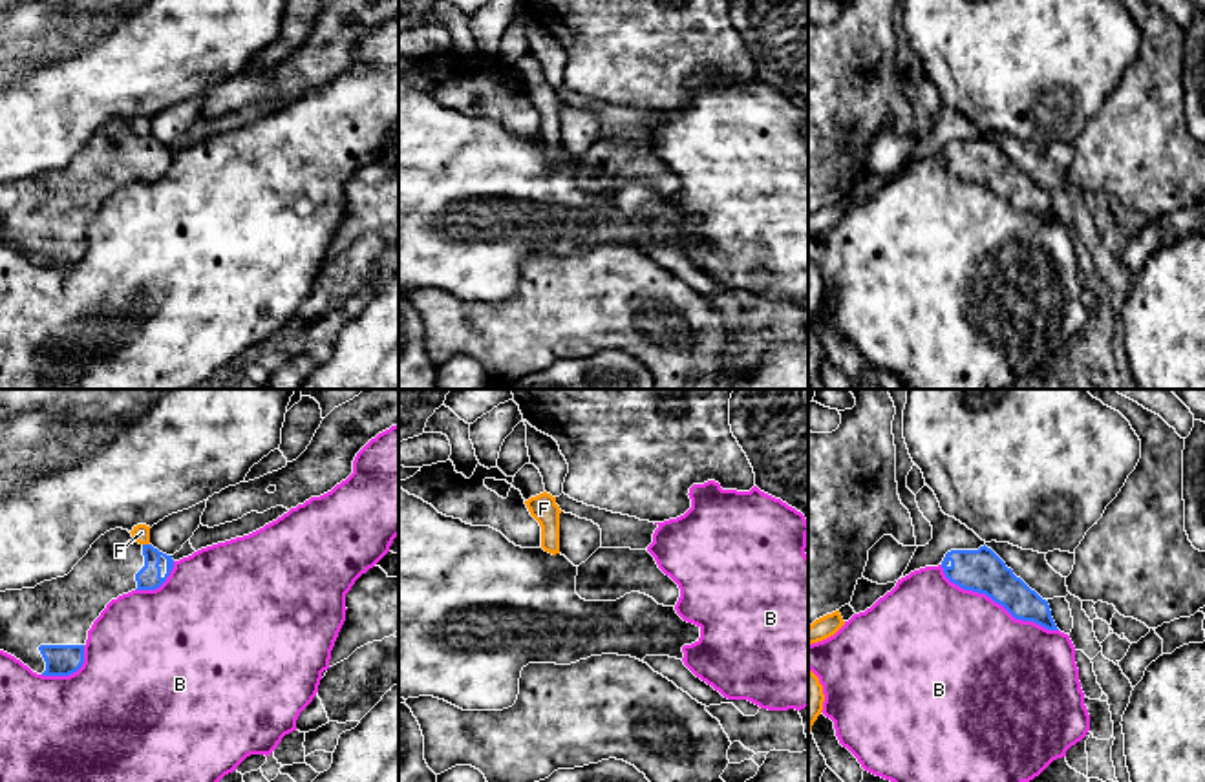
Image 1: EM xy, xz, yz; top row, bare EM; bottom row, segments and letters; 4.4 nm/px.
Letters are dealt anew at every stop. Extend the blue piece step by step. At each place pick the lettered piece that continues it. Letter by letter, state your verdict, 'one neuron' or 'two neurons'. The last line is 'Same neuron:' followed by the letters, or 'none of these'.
B: two neurons
F: two neurons
Same neuron: none of these

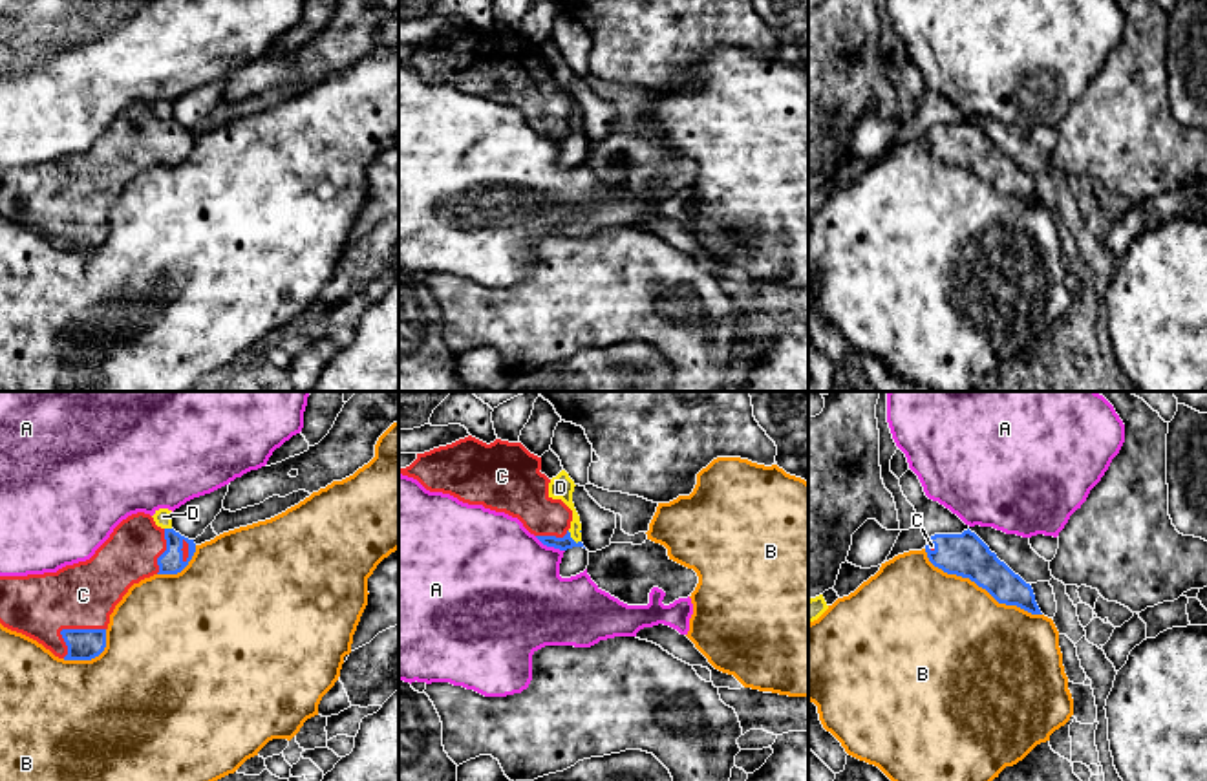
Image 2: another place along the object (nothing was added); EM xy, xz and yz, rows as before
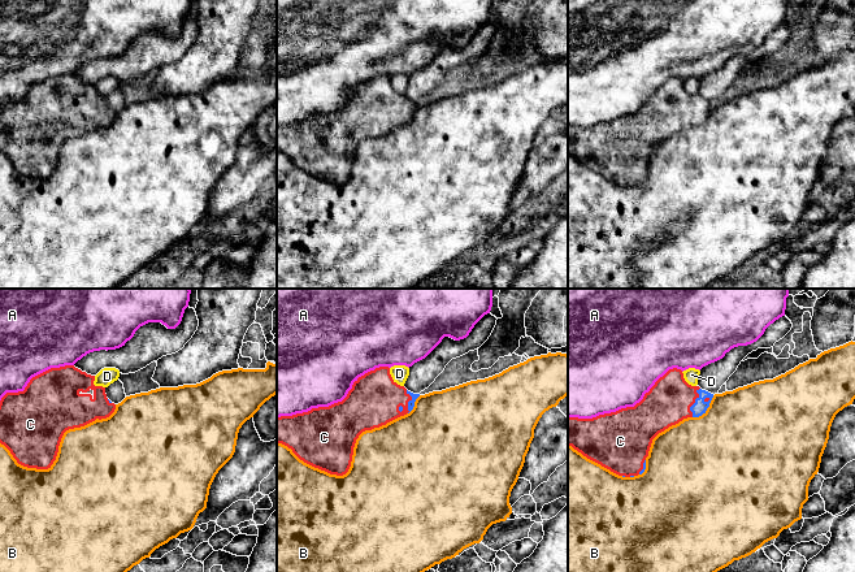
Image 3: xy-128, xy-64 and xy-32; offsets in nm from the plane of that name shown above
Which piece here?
A: two neurons
B: two neurons
C: one neuron
D: two neurons
Same neuron: C

